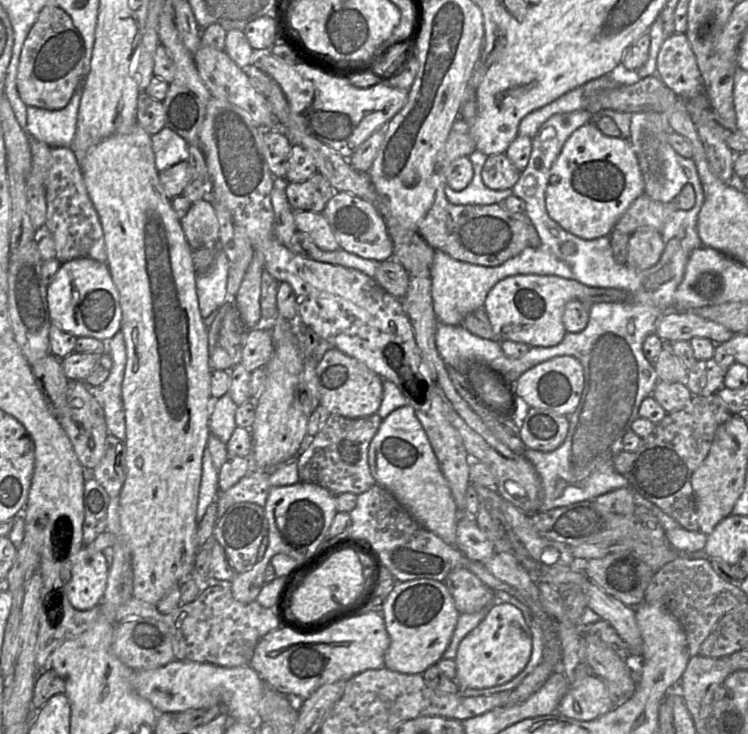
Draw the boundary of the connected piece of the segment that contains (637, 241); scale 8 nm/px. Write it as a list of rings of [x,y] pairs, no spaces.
[[[641,227],[629,236],[626,264],[637,271],[649,269],[657,264],[664,248],[660,232]]]

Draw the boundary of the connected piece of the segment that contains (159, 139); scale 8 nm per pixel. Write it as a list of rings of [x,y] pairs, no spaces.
[[[167,127],[151,136],[151,147],[158,172],[188,160],[188,143]]]

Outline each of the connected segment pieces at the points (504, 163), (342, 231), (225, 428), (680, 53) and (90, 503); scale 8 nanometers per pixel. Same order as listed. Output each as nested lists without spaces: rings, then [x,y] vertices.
[[[506,153],[488,156],[482,172],[484,184],[493,190],[513,188],[520,179],[521,171],[509,160]]]
[[[335,192],[322,214],[328,221],[340,248],[379,262],[393,257],[393,244],[387,225],[373,204],[348,192]]]
[[[228,393],[215,400],[211,407],[209,419],[210,434],[216,436],[227,444],[236,428],[235,412],[238,406],[233,402]]]
[[[685,33],[666,37],[658,54],[656,75],[683,100],[706,95],[696,56]]]
[[[94,479],[84,483],[83,543],[90,545],[99,534],[107,531],[107,508],[110,497],[106,490]]]

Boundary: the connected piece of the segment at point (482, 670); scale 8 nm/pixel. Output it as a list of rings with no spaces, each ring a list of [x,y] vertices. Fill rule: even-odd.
[[[494,602],[486,617],[461,641],[457,655],[456,678],[461,688],[483,689],[509,682],[527,665],[532,653],[532,637],[522,612],[509,603]]]

